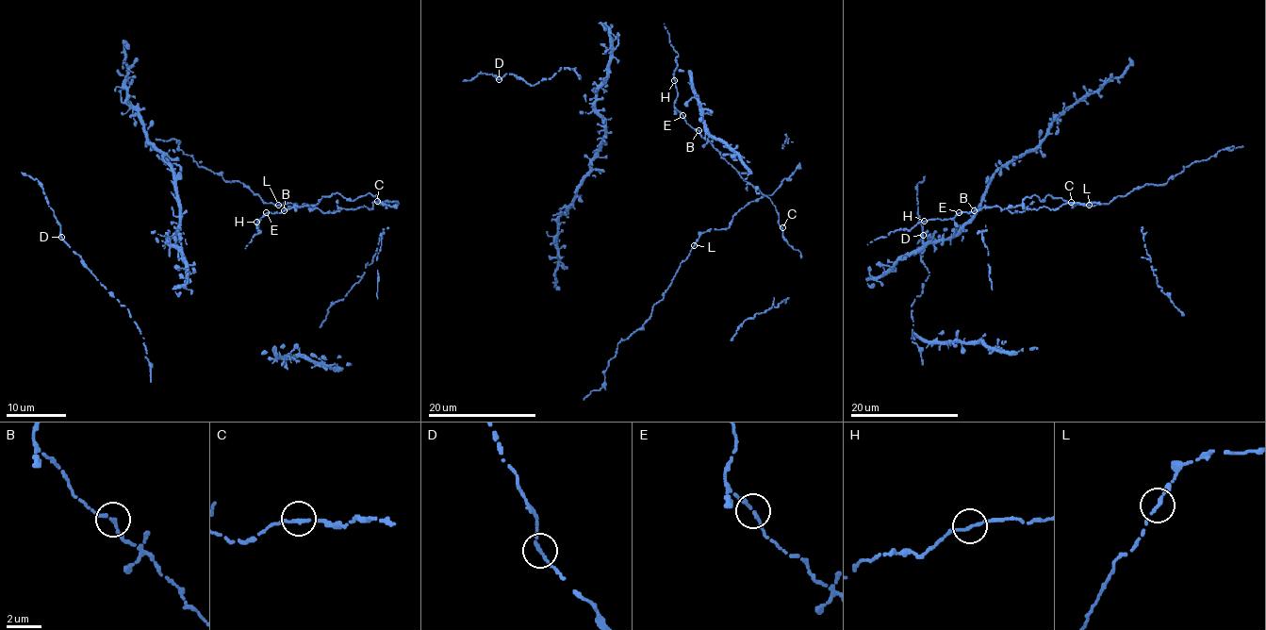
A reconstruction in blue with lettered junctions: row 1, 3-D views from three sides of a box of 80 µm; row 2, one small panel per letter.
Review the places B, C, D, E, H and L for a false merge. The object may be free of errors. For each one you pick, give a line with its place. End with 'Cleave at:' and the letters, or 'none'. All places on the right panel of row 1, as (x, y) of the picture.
Cleave at: none

